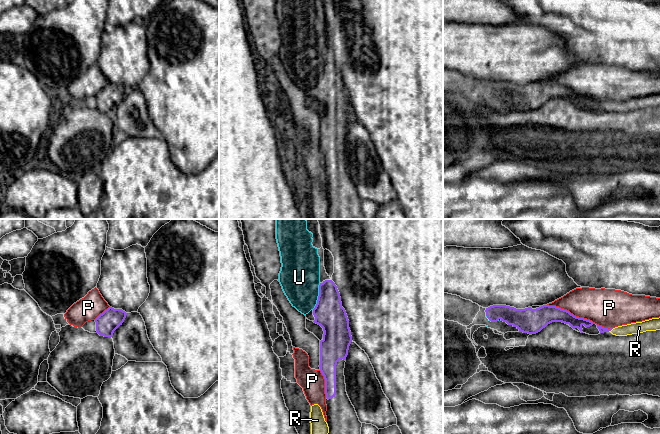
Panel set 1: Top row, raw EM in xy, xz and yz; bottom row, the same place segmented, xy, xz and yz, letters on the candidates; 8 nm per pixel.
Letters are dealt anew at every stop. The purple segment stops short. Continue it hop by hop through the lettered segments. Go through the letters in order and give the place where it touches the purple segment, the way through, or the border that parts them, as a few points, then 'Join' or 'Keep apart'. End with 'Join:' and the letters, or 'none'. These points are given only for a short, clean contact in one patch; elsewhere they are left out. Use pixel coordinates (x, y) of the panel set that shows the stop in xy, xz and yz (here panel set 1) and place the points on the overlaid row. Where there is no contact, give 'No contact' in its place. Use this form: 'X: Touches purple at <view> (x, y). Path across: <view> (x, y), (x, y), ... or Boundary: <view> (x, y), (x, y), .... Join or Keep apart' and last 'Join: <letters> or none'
P: Touches purple at yz (580, 318). Keep apart
R: Touches purple at yz (611, 329). Boundary: yz (613, 328), (610, 331). Keep apart
U: Touches purple at xz (318, 296). Path across: xz (329, 314), (326, 304), (318, 296), (299, 277). Join
Join: U

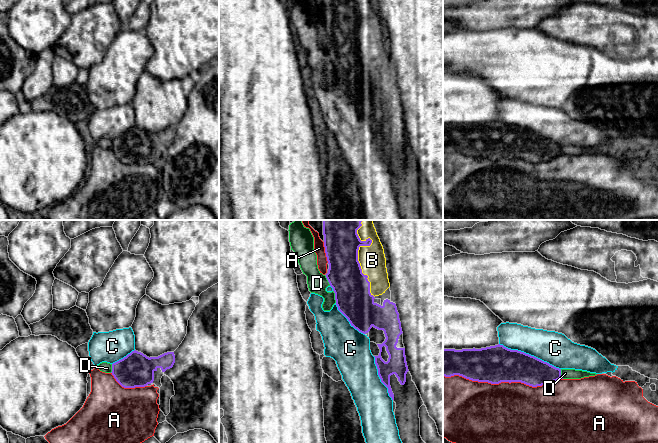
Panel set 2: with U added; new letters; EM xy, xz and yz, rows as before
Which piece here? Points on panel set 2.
A: Touches purple at yz (503, 381). Keep apart
B: Touches purple at xz (358, 249). Join
C: Touches purple at yz (530, 355). Keep apart
D: Touches purple at xz (335, 296). Keep apart
Join: B

